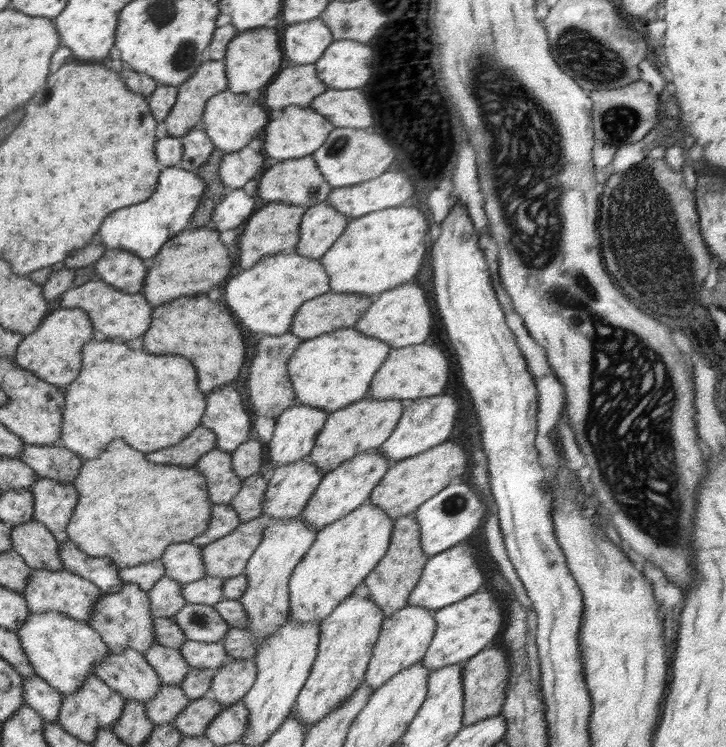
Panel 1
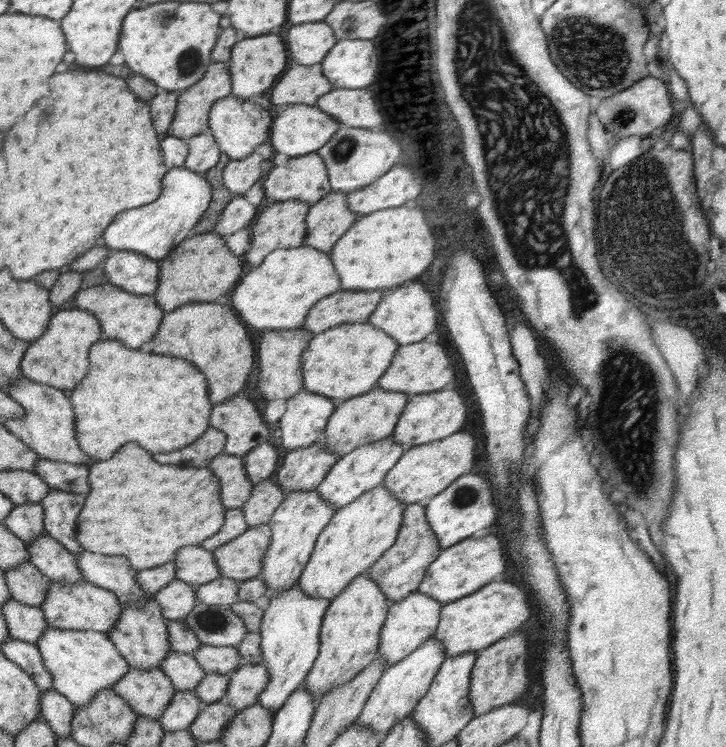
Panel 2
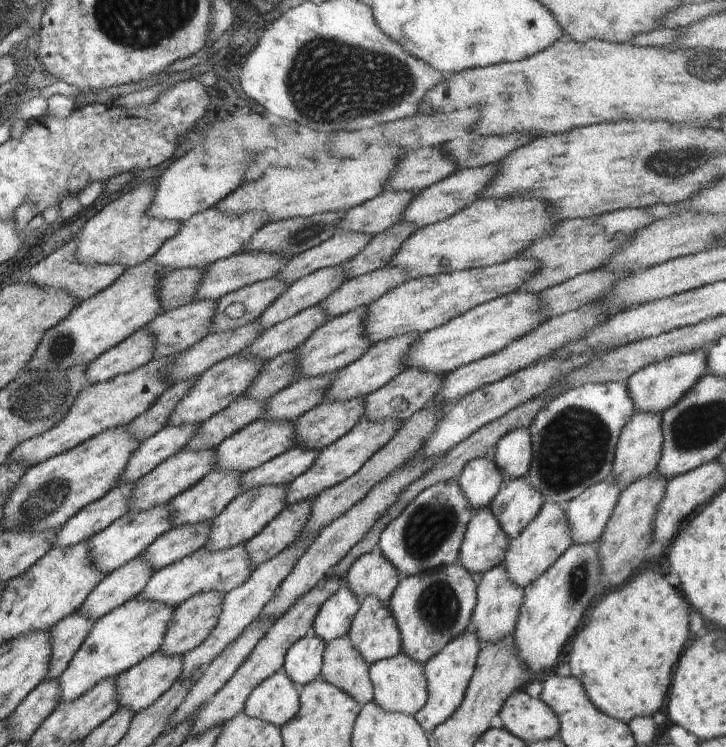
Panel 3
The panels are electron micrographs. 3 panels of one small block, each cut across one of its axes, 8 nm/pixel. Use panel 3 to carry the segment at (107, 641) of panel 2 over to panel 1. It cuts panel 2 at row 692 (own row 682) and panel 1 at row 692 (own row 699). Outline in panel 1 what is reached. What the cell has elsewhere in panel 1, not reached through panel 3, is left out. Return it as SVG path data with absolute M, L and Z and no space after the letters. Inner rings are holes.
M31 612L16 635L20 637L22 649L32 663L35 674L63 694L74 694L80 690L90 674L96 675L96 662L112 653L107 643L100 638L100 633L89 623L76 622L58 612Z

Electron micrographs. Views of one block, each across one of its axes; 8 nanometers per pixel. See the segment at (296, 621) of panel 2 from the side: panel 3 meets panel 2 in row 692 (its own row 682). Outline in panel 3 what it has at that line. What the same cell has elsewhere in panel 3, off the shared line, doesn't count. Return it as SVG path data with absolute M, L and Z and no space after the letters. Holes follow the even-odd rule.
M282 668L254 687L243 711L250 717L283 727L299 711L299 691Z

